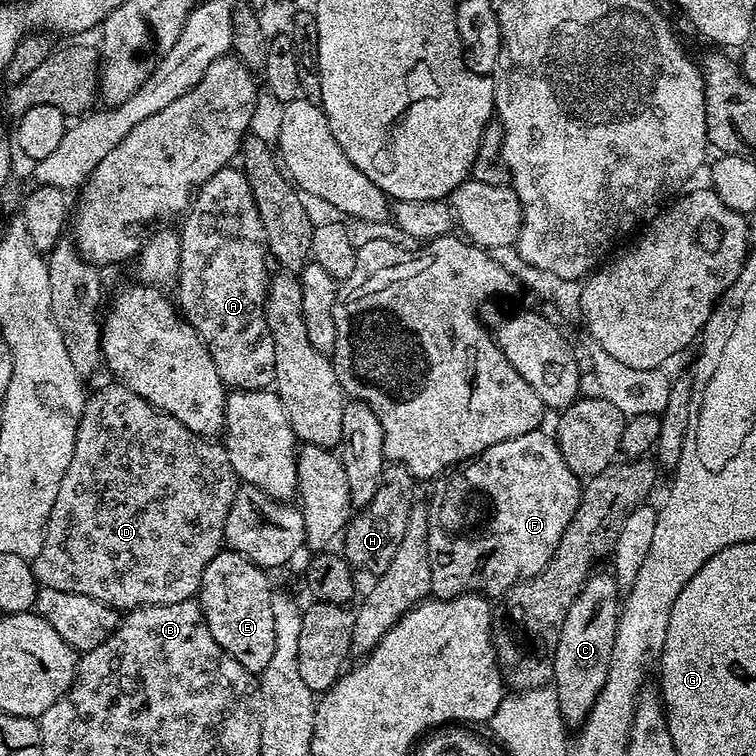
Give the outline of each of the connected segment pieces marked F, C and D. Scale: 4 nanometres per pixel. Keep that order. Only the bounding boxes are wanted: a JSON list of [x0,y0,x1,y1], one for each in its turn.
[[426,430,582,600],[552,571,622,725],[31,382,238,610]]

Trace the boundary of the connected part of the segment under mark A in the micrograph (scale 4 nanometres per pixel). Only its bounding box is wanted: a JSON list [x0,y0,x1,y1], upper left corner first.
[174,166,275,389]

